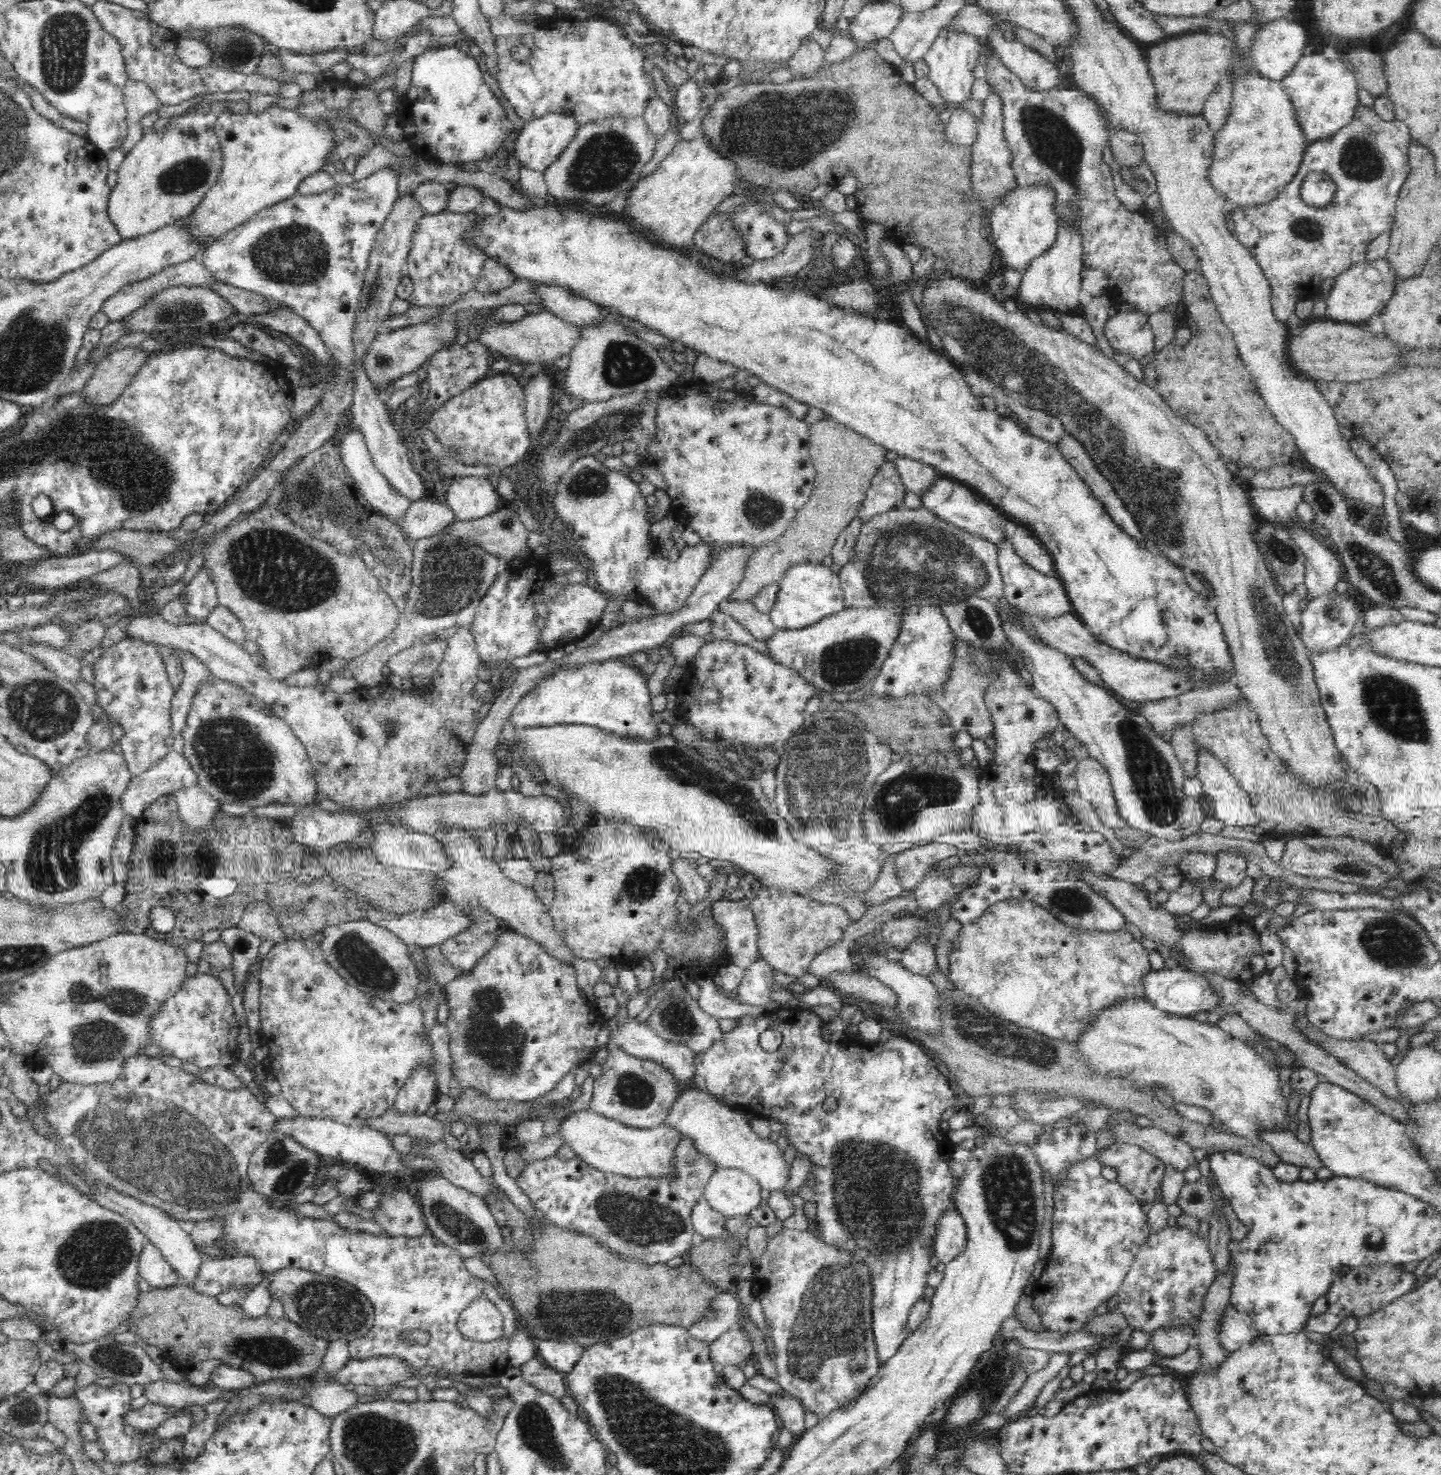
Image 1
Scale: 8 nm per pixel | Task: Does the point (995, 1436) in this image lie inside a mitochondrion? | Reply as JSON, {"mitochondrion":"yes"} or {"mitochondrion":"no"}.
{"mitochondrion":"no"}

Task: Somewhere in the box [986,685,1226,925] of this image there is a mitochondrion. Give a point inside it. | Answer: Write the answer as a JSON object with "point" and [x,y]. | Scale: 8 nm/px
{"point":[1151,772]}

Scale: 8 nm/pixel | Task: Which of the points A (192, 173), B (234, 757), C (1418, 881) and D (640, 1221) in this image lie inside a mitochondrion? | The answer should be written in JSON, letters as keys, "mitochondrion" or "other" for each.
{"A":"mitochondrion","B":"mitochondrion","C":"other","D":"mitochondrion"}

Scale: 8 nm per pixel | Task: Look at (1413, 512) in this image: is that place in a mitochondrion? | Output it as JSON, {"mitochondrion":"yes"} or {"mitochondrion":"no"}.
{"mitochondrion":"no"}

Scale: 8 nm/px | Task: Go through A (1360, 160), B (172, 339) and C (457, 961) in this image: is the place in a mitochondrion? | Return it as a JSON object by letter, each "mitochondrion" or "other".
{"A":"mitochondrion","B":"mitochondrion","C":"other"}

